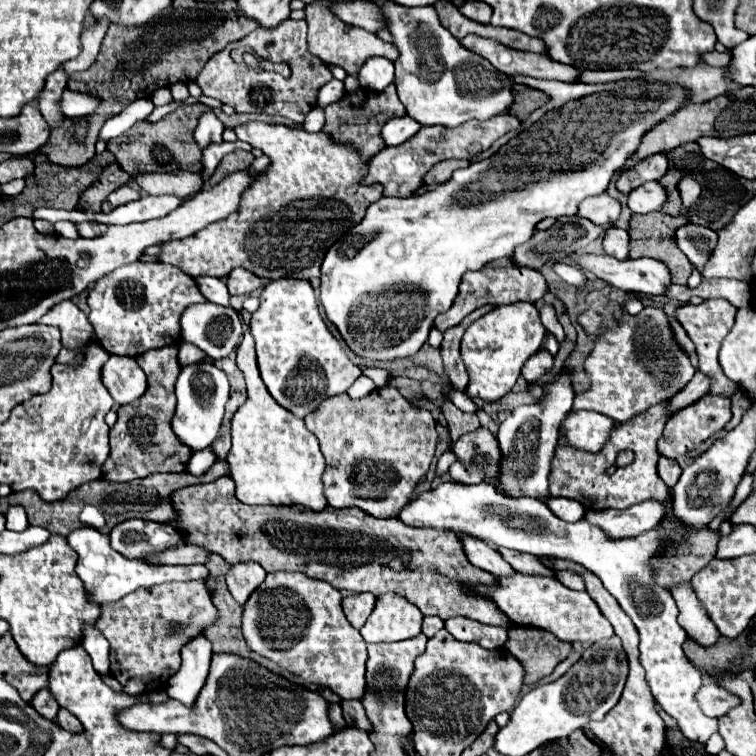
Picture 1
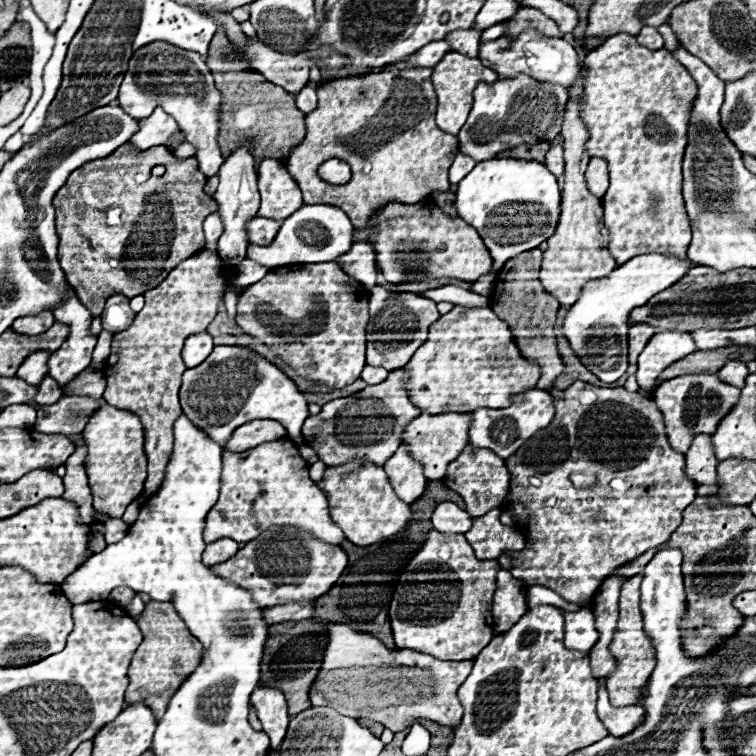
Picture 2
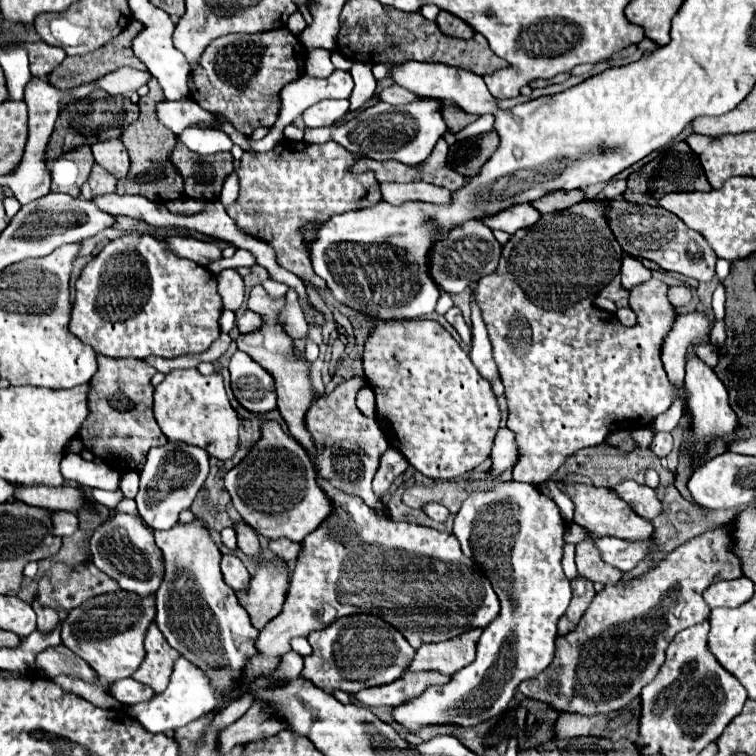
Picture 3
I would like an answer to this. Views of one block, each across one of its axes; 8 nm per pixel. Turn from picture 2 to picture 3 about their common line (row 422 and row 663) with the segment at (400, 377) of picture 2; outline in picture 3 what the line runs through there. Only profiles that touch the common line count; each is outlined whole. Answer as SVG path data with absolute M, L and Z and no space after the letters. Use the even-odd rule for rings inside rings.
M352 614L338 618L330 626L312 632L308 642L312 646L312 654L304 658L302 674L326 694L336 690L354 694L362 688L390 684L404 674L416 652L398 630L372 614Z

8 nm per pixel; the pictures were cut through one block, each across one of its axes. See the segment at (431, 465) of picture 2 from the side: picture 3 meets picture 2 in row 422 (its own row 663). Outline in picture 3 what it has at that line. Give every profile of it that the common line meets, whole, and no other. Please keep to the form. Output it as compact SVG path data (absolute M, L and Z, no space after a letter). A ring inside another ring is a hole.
M474 628L452 640L420 646L416 650L416 658L412 658L412 666L408 666L406 672L440 672L444 676L456 674L474 660L480 634L482 630Z

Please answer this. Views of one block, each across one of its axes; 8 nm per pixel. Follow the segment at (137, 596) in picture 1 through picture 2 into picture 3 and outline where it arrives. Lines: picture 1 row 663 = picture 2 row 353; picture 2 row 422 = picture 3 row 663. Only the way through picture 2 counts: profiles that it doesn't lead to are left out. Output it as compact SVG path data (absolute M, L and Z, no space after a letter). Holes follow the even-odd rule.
M152 622L146 634L146 658L132 678L150 686L154 692L162 692L170 682L172 666L178 656L180 654L166 642L156 622Z

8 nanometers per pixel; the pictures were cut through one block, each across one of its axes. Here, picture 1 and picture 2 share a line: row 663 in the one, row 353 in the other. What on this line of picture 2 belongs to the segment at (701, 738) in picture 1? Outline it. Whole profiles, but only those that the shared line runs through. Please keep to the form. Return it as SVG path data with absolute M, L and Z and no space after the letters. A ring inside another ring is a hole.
M658 332L654 334L644 352L638 356L638 384L644 390L652 390L656 376L660 376L660 372L664 372L664 368L668 368L668 364L674 364L676 360L684 358L688 352L694 352L694 340L690 334L686 332Z

